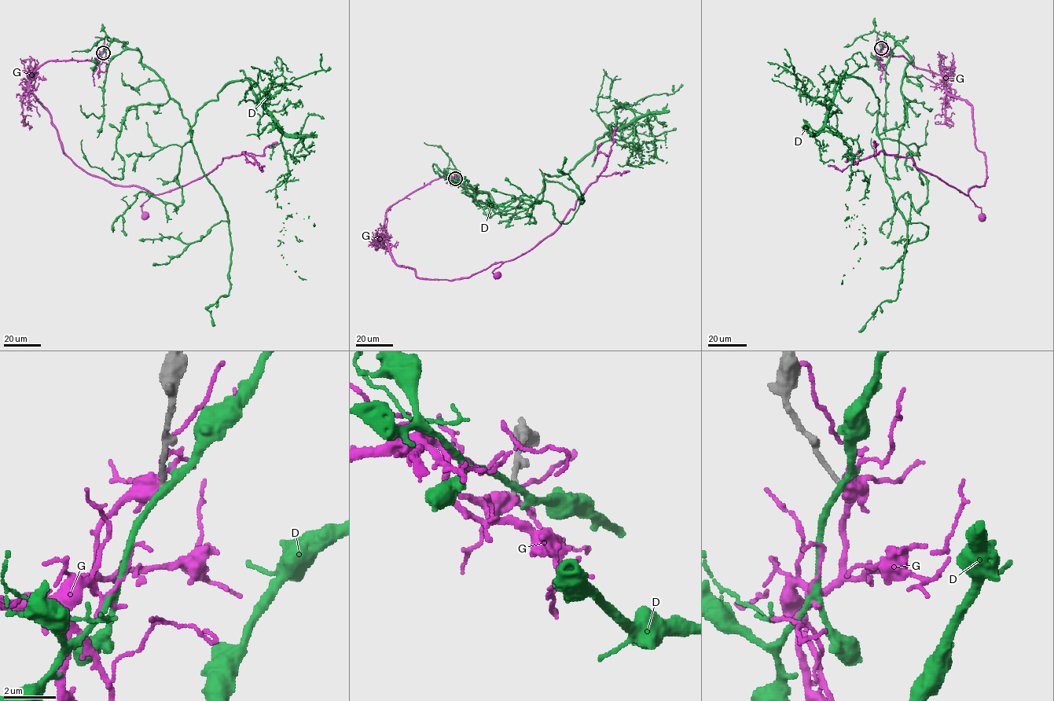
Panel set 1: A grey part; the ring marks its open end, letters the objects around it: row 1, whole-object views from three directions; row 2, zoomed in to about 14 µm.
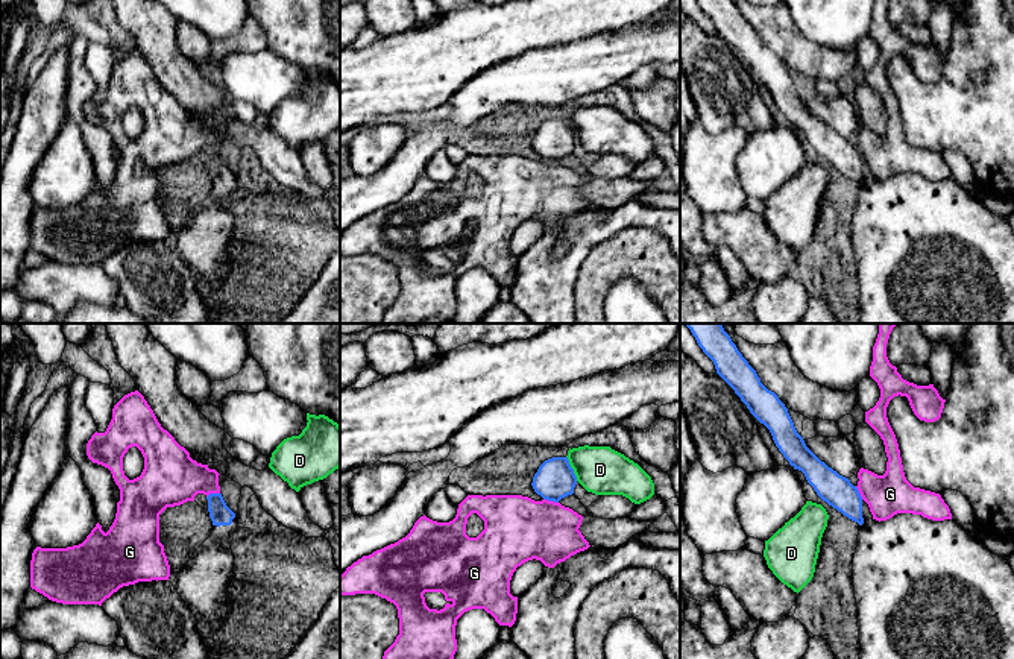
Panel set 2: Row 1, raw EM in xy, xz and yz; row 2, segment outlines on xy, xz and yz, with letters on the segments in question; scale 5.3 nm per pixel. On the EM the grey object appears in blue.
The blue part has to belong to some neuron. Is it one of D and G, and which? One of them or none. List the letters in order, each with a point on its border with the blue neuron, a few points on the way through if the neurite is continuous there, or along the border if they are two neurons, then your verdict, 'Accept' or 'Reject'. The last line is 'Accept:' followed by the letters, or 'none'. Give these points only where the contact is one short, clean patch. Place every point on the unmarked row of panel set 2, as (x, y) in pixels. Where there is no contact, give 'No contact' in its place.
D: Touches blue at xz (571, 128). Boundary: xz (566, 116), (577, 140). Reject
G: Touches blue at xz (551, 160). Boundary: xz (544, 158), (557, 163). Reject
Accept: none

